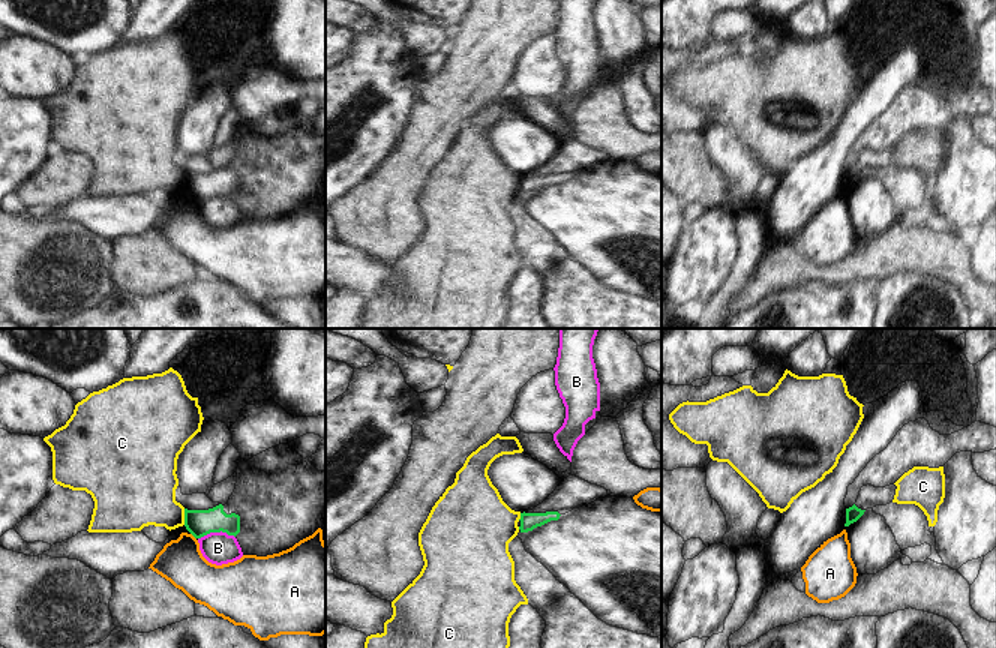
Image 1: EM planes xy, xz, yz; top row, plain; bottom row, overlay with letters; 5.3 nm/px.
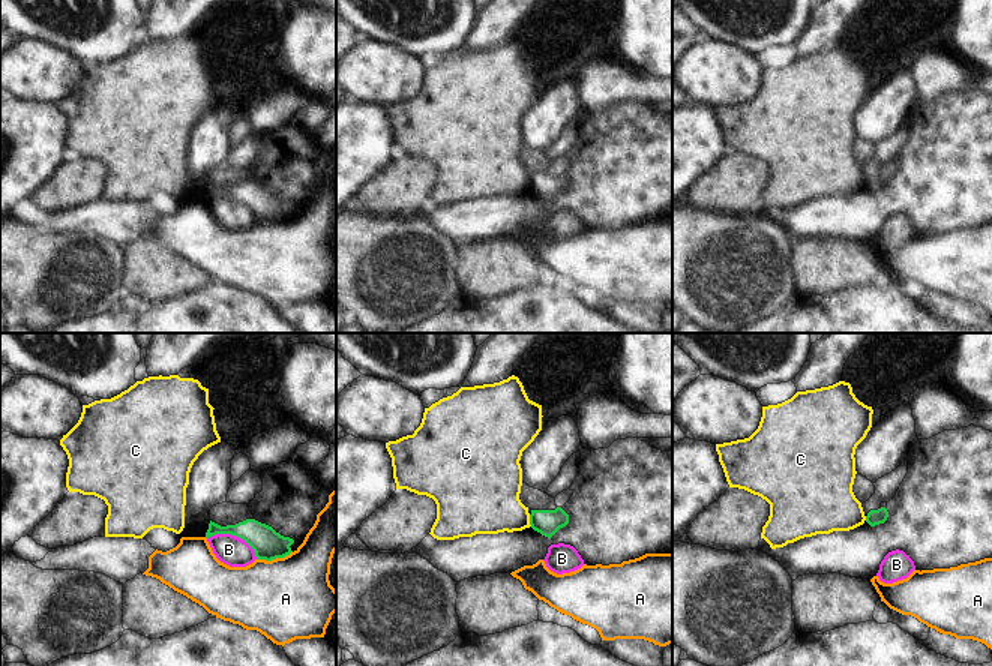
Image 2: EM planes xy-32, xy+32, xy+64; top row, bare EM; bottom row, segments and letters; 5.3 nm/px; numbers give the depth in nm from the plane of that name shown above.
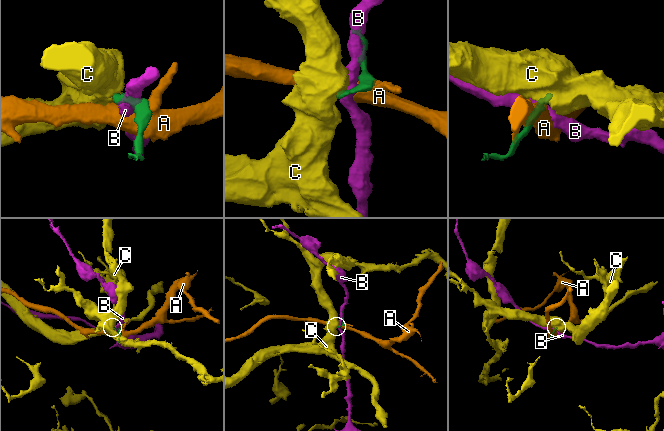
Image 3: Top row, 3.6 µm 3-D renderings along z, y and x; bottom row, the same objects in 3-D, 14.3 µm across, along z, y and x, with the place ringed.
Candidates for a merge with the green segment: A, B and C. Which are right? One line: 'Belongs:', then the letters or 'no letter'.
Belongs: no letter

